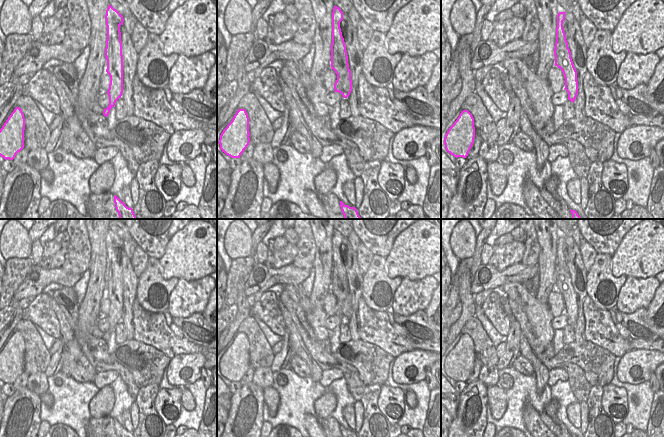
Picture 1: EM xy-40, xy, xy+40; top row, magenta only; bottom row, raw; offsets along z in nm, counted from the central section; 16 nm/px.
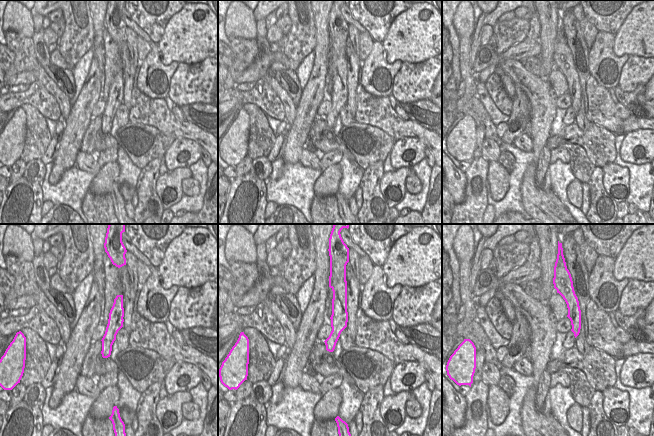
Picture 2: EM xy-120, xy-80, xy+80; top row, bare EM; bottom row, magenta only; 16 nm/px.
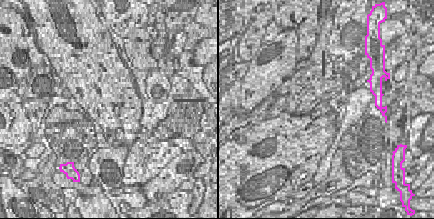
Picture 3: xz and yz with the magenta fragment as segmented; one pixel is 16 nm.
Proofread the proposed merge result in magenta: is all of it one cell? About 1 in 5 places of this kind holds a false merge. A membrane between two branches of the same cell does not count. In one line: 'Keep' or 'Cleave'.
Cleave

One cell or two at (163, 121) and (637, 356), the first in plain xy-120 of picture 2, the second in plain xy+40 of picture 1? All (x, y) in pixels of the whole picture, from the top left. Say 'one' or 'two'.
two

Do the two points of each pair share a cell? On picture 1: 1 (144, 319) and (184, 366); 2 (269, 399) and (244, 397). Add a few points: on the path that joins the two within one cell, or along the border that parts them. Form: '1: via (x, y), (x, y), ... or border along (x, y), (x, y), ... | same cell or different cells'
1: border along (198, 352), (176, 354), (171, 359) | different cells
2: border along (262, 389), (264, 402) | different cells

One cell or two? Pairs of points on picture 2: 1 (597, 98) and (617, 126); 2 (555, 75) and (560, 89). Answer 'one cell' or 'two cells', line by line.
1: one cell
2: one cell

